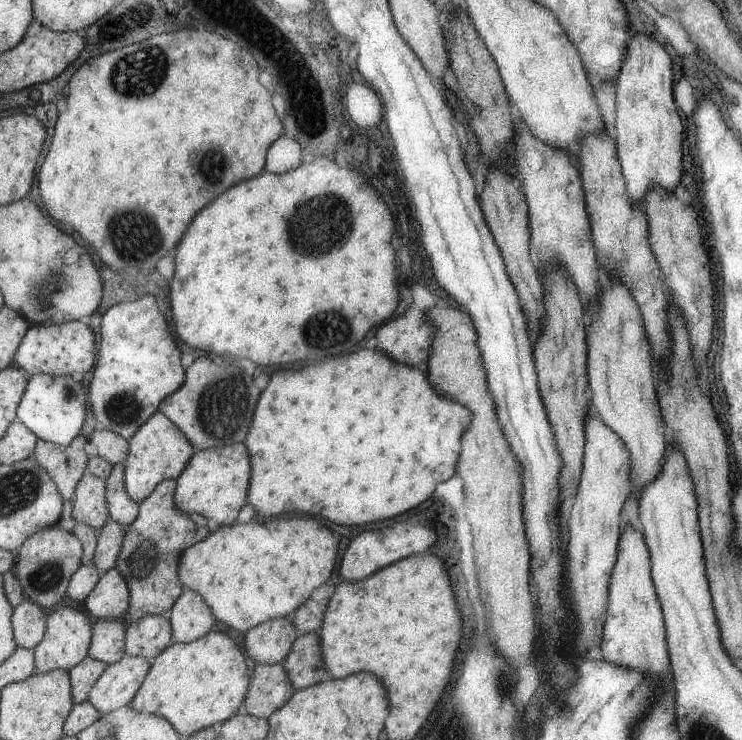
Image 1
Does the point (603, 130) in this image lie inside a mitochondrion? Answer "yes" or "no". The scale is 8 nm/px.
no

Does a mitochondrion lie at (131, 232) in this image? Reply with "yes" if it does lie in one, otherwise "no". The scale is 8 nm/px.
yes

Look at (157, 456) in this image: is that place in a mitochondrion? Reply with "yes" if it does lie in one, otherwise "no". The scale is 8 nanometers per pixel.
no

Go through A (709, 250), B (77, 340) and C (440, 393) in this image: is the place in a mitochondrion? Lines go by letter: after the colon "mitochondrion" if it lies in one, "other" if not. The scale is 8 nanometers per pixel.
A: other
B: other
C: other

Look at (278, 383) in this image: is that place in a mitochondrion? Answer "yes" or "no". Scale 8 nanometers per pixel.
no

